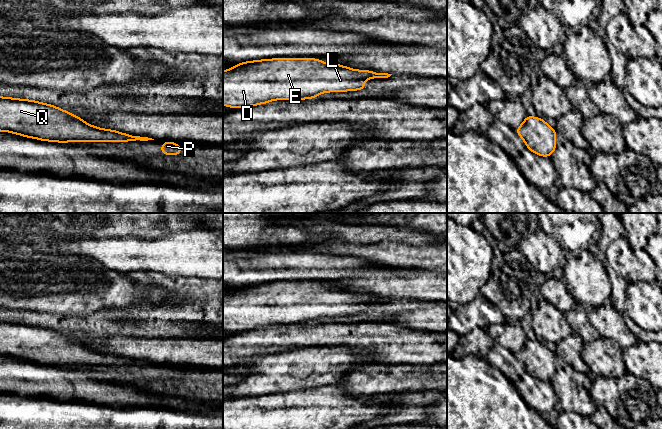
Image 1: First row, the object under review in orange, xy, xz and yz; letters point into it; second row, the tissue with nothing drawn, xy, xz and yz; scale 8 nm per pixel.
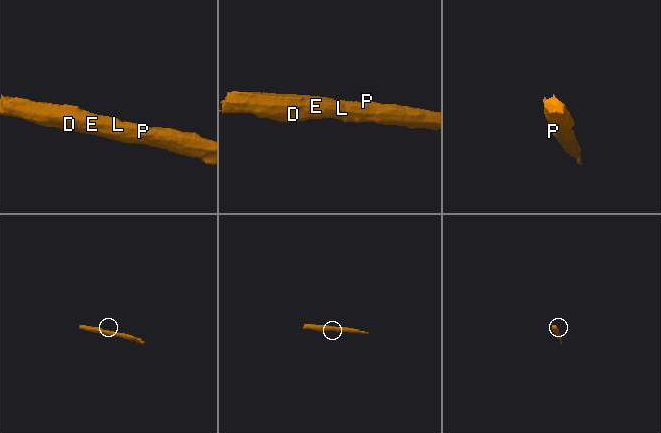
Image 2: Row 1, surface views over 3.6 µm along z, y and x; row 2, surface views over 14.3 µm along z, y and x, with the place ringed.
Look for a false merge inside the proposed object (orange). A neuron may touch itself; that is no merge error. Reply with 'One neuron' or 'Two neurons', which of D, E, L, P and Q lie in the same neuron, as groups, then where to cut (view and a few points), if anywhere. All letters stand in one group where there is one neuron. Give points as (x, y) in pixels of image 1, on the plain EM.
One neuron. Groups: D E L P Q. No split

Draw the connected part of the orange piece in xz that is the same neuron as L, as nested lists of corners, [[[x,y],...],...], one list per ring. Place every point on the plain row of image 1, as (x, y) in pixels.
[[[275,282],[247,285],[223,295],[223,329],[230,332],[244,332],[269,327],[273,324],[302,324],[316,322],[327,316],[357,315],[367,313],[363,307],[366,303],[388,302],[391,299],[369,294],[355,294],[314,282]]]

